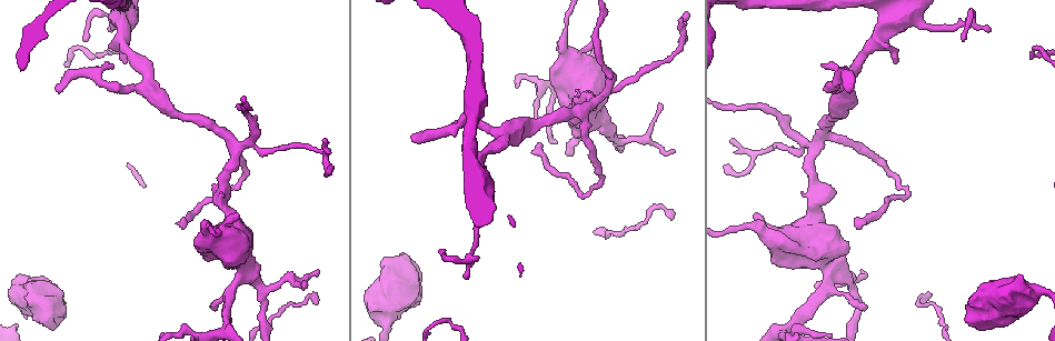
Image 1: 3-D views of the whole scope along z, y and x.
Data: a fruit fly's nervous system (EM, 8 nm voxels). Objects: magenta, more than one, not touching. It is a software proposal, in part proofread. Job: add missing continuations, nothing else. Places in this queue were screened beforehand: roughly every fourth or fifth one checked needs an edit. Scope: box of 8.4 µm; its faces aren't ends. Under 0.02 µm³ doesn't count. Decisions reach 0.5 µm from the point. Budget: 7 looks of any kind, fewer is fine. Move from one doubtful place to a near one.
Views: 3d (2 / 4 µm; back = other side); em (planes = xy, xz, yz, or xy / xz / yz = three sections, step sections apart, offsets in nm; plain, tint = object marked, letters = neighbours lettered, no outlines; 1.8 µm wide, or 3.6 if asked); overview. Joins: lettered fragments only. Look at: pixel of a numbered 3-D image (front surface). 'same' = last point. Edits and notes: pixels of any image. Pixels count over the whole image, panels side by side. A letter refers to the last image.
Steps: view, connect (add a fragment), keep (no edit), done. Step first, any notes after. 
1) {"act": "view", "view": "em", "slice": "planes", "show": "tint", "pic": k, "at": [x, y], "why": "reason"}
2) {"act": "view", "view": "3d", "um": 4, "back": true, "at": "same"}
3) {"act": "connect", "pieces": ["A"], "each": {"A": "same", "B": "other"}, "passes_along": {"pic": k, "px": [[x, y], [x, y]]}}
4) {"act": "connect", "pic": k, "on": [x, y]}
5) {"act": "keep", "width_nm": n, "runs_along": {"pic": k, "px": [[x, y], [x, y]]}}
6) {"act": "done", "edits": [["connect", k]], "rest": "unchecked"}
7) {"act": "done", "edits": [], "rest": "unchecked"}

{"act": "view", "view": "em", "um": 3.6, "slice": "planes", "show": "letters", "pic": 1, "at": [780, 240], "why": "calibre changes"}

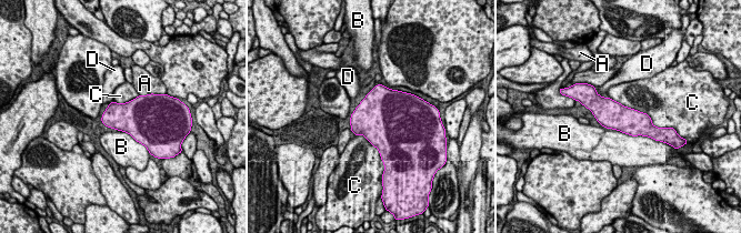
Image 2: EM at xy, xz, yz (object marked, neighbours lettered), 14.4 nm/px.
{"act": "keep", "each": {"A": "other", "B": "other", "C": "other", "D": "other"}, "found": "no lettered fragment goes on from it"}

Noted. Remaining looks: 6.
{"act": "view", "view": "3d", "um": 4, "pic": 1, "at": [216, 306]}

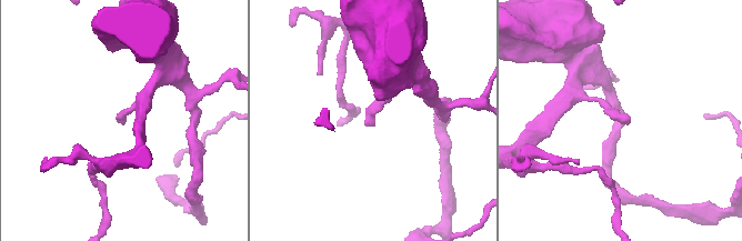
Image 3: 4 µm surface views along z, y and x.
{"act": "view", "view": "em", "slice": "planes", "show": "letters", "pic": 3, "at": [627, 119], "why": "need the tissue"}

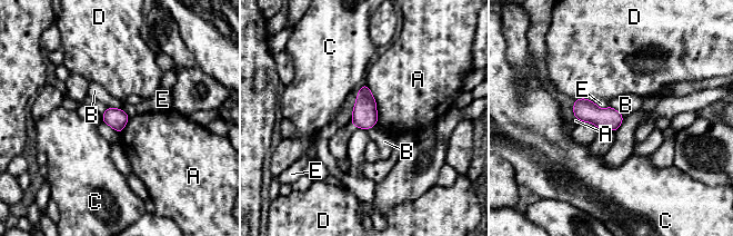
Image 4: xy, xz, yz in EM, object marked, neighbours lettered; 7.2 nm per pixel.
{"act": "keep", "longest_contact_nm": ["A", 320], "each": {"A": "other", "B": "other", "C": "other", "D": "other", "E": "other"}, "found": "none of them fits"}

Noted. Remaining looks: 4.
{"act": "view", "view": "3d", "um": 4, "pic": 1, "at": [846, 89], "why": "an open end"}

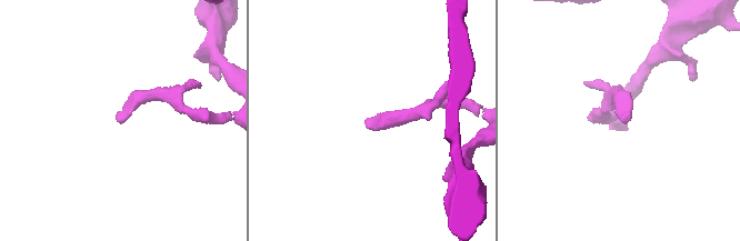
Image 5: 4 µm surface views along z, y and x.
{"act": "view", "view": "em", "slice": "planes", "show": "letters", "pic": 5, "at": [119, 118], "why": "now the EM"}

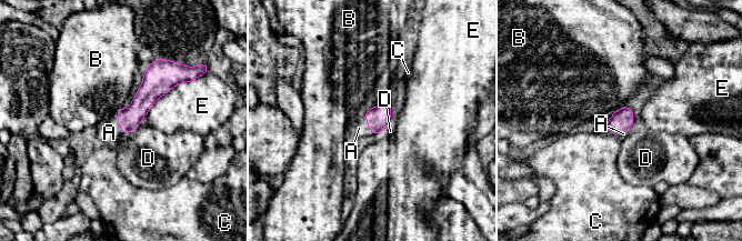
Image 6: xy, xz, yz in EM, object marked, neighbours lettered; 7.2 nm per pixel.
{"act": "connect", "pieces": ["A"], "longest_contact_nm": ["E", 420], "each": {"A": "same", "B": "other", "C": "other", "D": "other", "E": "other"}, "passes_along": {"pic": 6, "px": [[129, 118], [119, 124], [109, 132]]}, "found": "the neuron continues"}

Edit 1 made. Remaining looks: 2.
{"act": "done", "edits": [["connect", 6]], "rest": "unchecked"}

